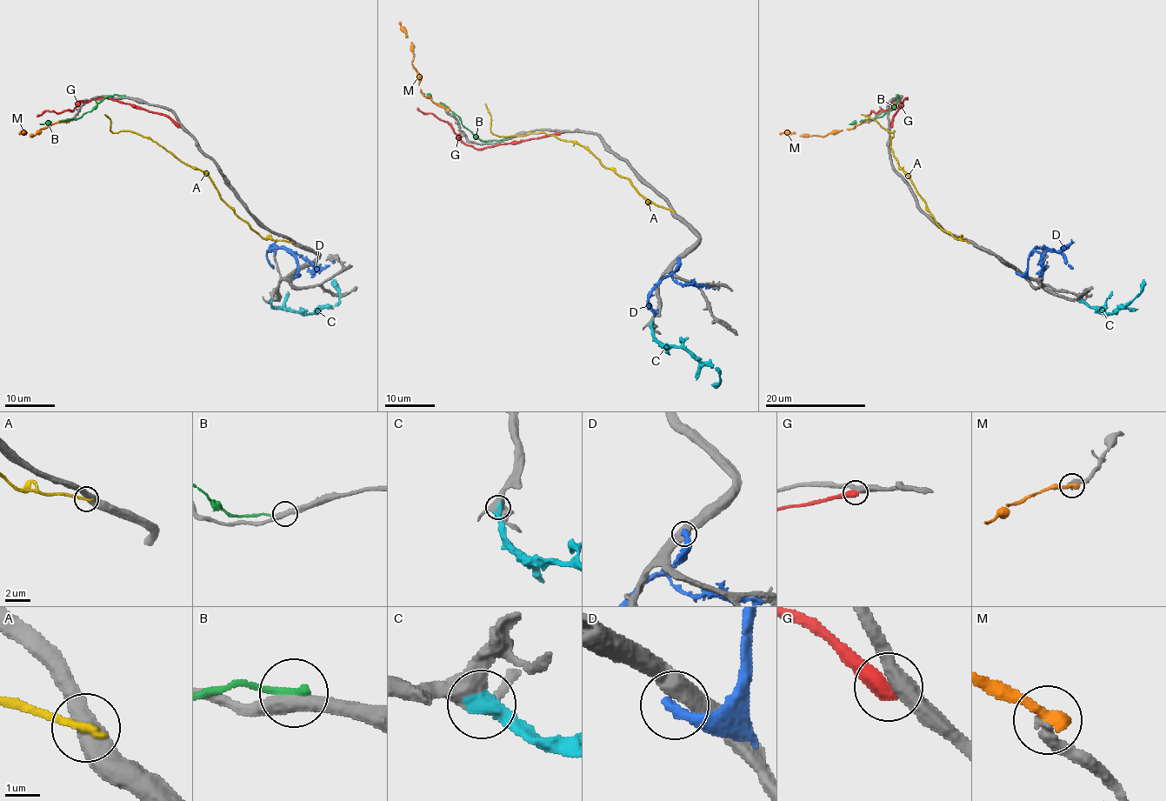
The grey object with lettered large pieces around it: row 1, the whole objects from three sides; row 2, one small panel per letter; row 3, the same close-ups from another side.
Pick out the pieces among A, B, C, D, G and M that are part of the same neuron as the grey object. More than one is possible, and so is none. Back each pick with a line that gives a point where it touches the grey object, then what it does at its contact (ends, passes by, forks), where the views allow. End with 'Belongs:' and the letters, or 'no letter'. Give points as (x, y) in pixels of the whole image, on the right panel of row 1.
C: meets grey at (1082, 301); it ends there
Belongs: C

